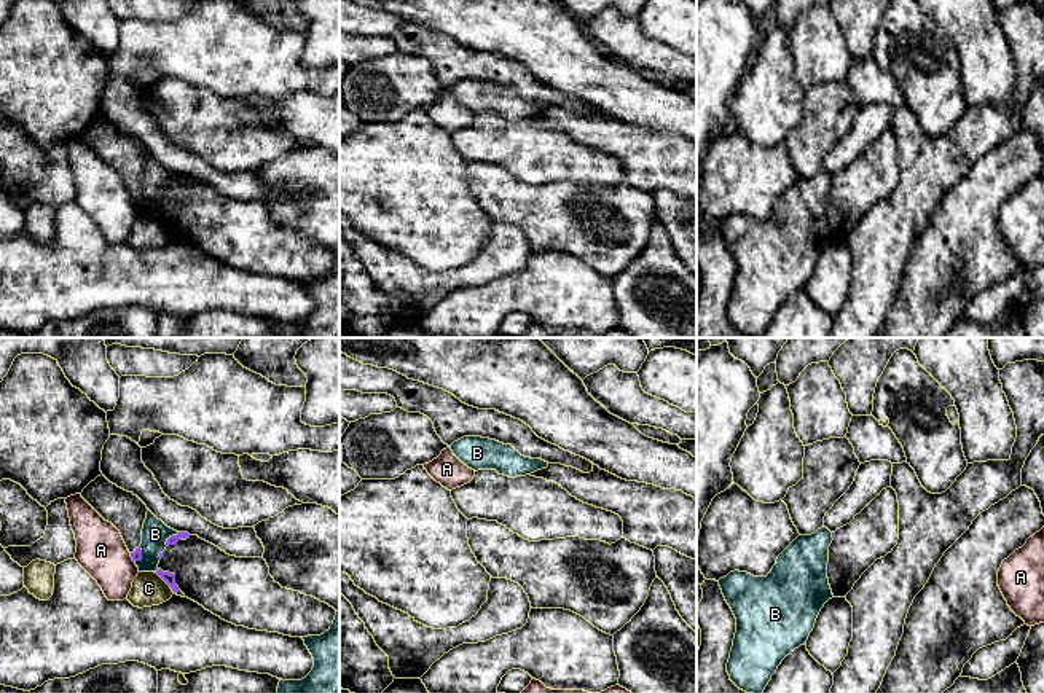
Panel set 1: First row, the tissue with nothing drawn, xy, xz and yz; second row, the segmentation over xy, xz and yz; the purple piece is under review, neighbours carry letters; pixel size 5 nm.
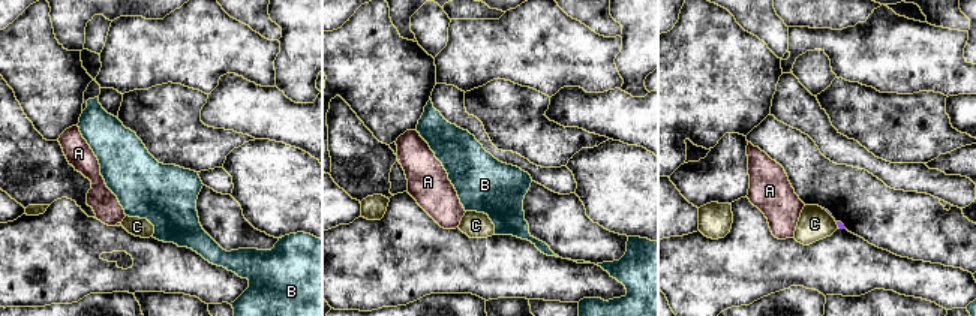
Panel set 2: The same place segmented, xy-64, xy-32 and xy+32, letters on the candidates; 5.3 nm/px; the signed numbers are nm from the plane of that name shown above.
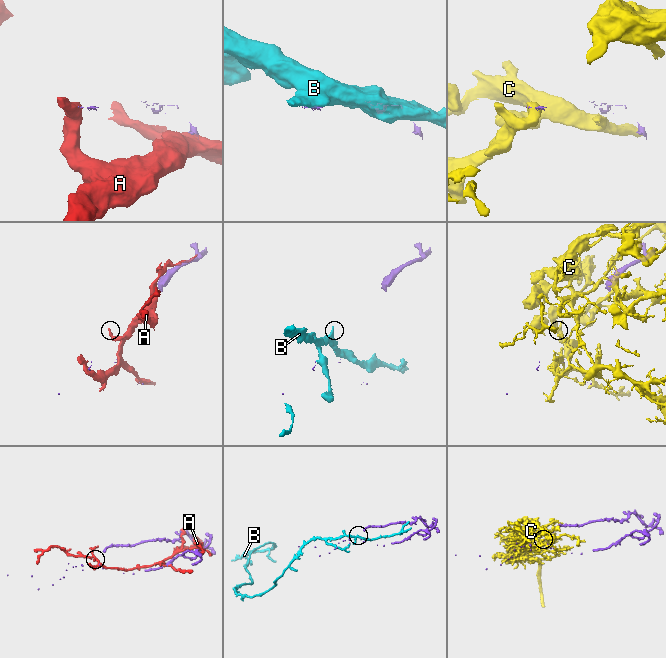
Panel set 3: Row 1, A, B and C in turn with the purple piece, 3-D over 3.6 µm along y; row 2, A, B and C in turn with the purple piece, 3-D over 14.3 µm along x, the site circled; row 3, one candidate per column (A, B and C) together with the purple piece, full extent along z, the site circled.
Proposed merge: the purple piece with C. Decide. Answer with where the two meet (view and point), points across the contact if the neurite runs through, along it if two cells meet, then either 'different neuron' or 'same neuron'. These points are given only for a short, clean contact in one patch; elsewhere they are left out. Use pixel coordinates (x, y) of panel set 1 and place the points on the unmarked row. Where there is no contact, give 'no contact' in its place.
meets purple in xy at (164, 223); border along xy (156, 215), (171, 230); different neuron

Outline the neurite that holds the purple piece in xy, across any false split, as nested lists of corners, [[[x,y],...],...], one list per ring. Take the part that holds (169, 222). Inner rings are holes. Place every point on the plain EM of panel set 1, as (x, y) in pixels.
[[[188,175],[169,180],[166,188],[166,193],[158,199],[156,217],[174,236],[182,234],[185,241],[228,266],[290,280],[320,279],[333,268],[336,258],[333,250],[300,234],[282,231],[269,218],[269,210],[263,201],[230,199],[218,190]]]

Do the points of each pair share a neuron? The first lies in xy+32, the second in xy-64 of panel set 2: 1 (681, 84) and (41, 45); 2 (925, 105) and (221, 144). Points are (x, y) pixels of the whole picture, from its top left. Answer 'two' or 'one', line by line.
1: one
2: one

